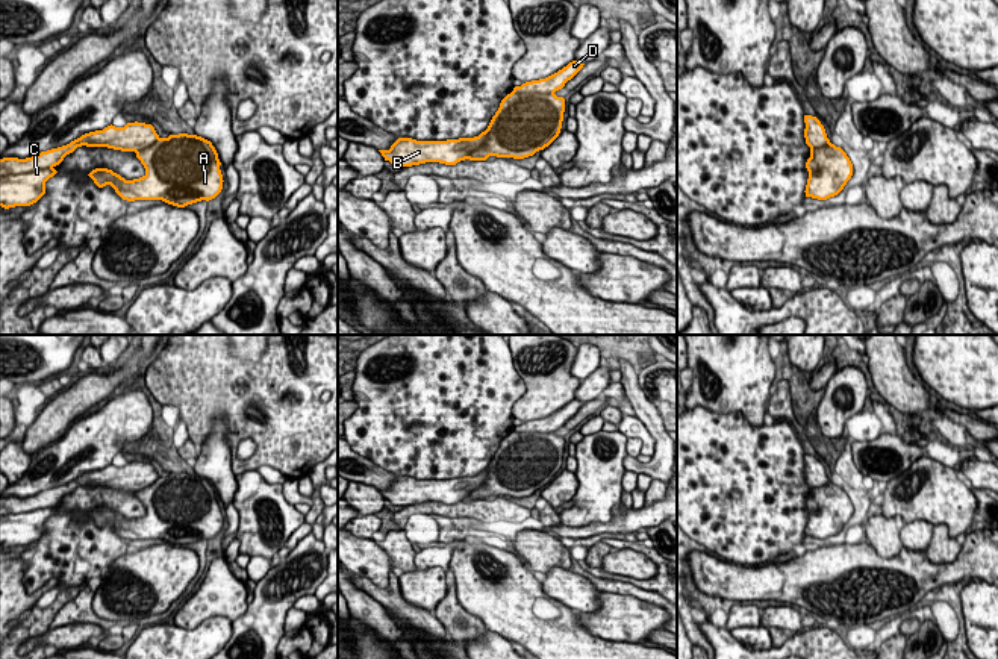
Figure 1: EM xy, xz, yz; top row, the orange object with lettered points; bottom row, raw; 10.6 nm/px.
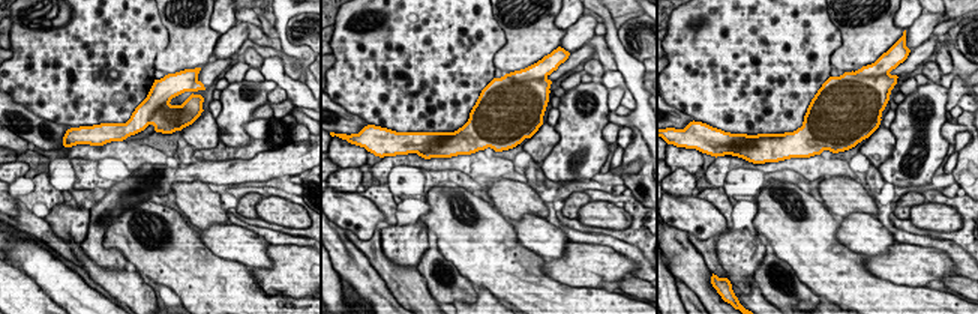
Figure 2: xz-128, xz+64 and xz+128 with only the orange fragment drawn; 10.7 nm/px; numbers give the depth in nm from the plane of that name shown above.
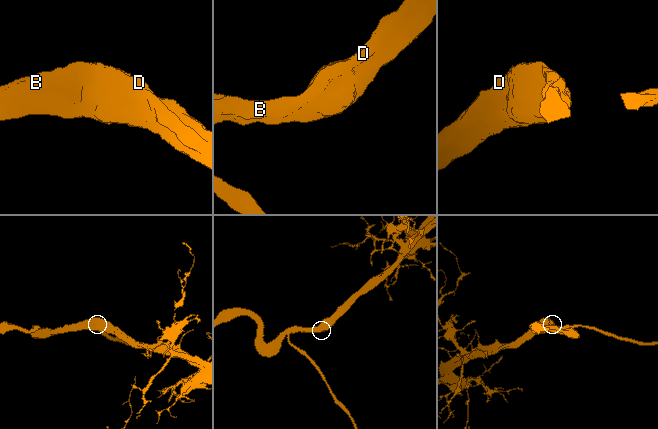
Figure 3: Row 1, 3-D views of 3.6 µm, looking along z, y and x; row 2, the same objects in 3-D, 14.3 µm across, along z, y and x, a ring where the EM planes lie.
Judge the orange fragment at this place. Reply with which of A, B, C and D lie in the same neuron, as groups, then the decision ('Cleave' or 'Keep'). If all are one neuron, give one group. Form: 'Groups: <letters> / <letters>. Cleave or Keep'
Groups: A B C D. Keep

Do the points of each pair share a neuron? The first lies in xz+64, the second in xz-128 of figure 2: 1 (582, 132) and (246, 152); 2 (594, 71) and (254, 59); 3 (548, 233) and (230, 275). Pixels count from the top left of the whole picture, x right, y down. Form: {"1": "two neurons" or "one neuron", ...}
{"1": "two neurons", "2": "one neuron", "3": "two neurons"}

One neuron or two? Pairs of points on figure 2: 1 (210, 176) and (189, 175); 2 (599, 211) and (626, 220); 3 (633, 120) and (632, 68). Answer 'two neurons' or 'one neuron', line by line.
1: one neuron
2: one neuron
3: one neuron

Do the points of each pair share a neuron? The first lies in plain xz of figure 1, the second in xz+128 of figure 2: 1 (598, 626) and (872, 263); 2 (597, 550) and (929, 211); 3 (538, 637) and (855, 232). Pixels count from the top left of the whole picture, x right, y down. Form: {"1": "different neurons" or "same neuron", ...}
{"1": "same neuron", "2": "different neurons", "3": "different neurons"}

